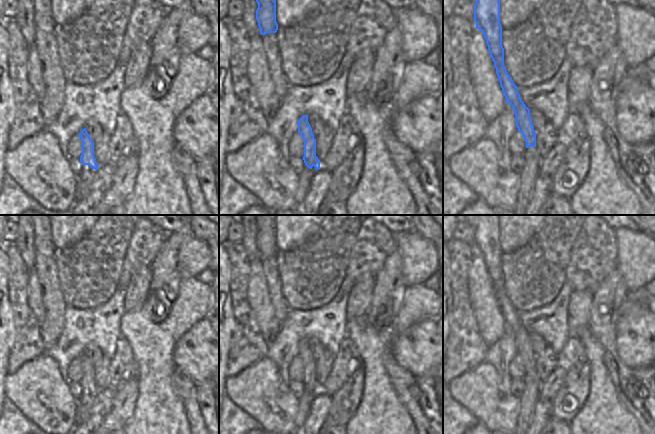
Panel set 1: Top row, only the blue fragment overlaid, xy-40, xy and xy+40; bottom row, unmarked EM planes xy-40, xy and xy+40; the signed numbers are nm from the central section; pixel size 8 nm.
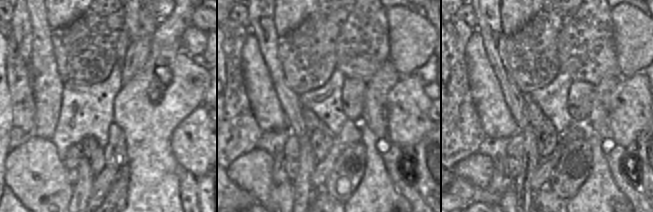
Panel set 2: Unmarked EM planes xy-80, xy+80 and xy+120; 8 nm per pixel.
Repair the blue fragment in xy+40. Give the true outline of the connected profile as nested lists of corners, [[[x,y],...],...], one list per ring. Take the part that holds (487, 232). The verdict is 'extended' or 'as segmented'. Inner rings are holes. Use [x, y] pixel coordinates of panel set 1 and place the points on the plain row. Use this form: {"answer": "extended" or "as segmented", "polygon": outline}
{"answer": "as segmented", "polygon": [[[476,215],[478,220],[474,229],[476,253],[483,258],[496,292],[496,298],[502,316],[516,340],[518,355],[524,360],[526,372],[536,371],[536,356],[532,348],[530,333],[520,322],[518,311],[514,308],[504,290],[504,272],[502,270],[502,250],[500,248],[500,215]]]}

